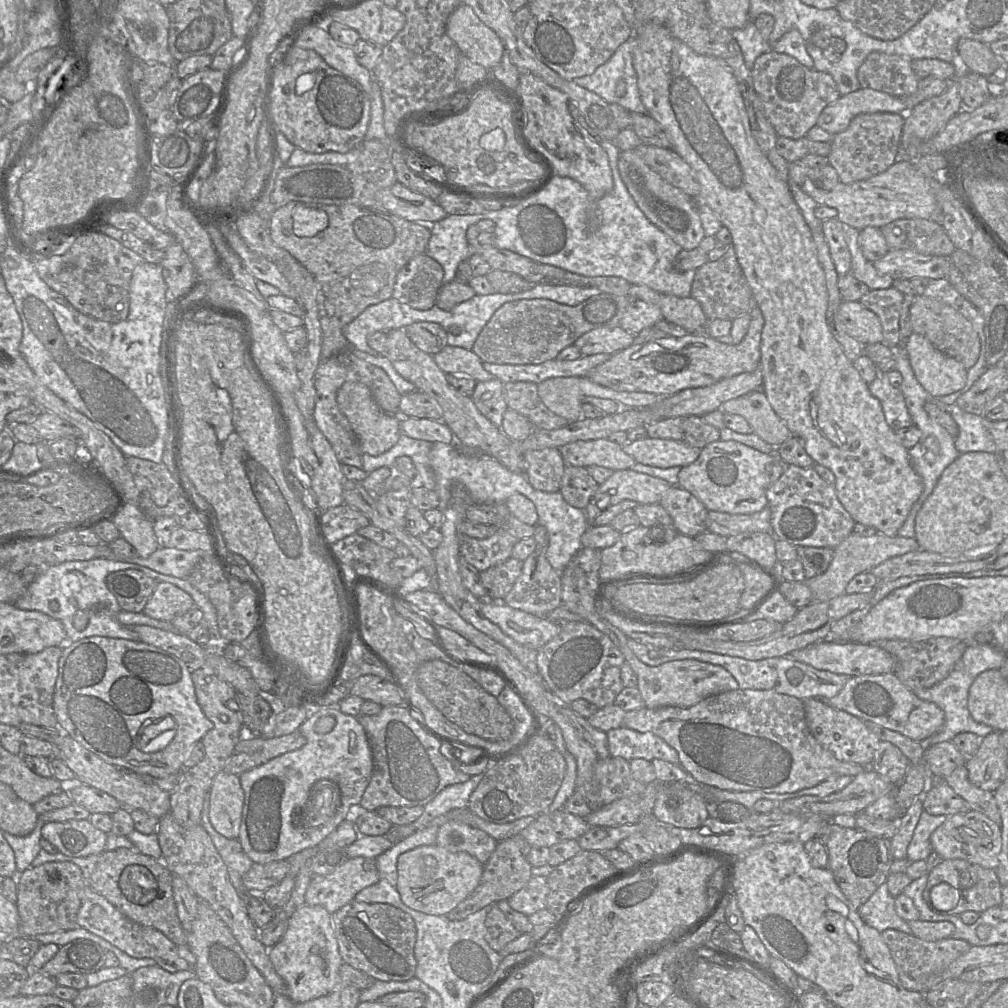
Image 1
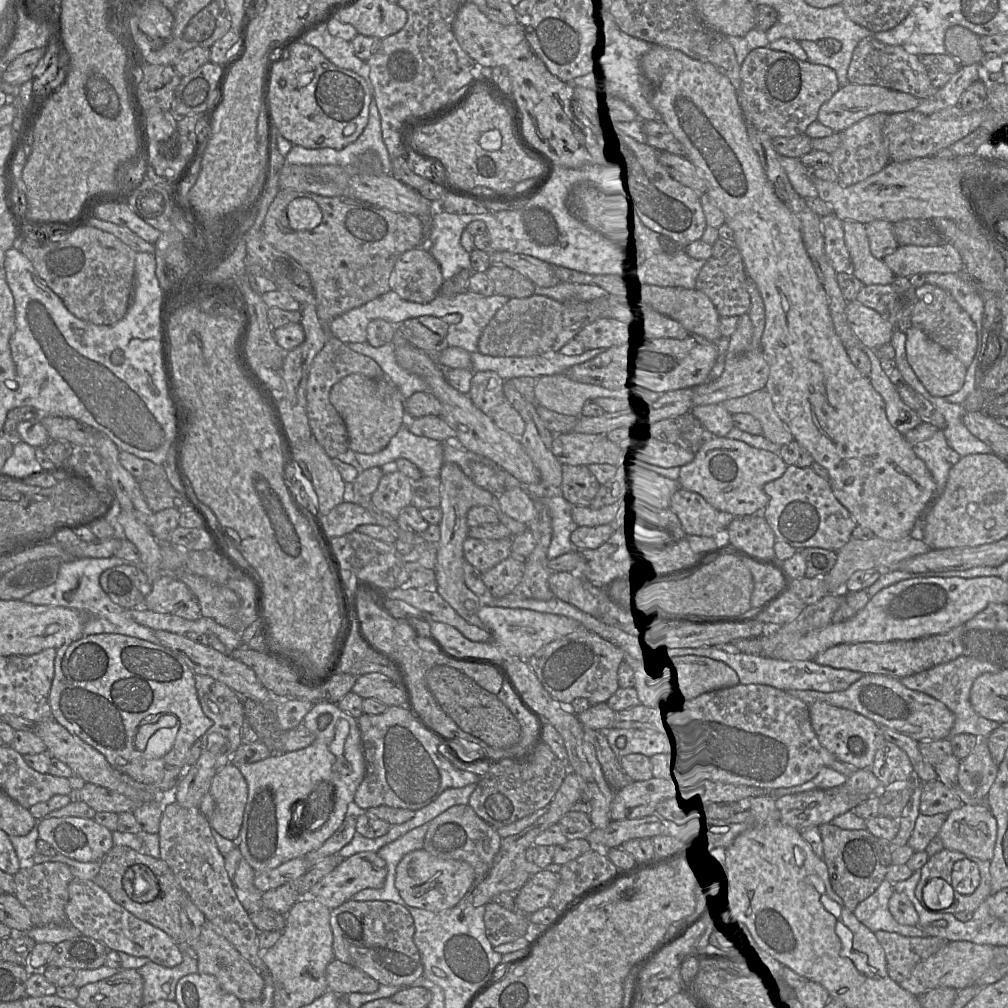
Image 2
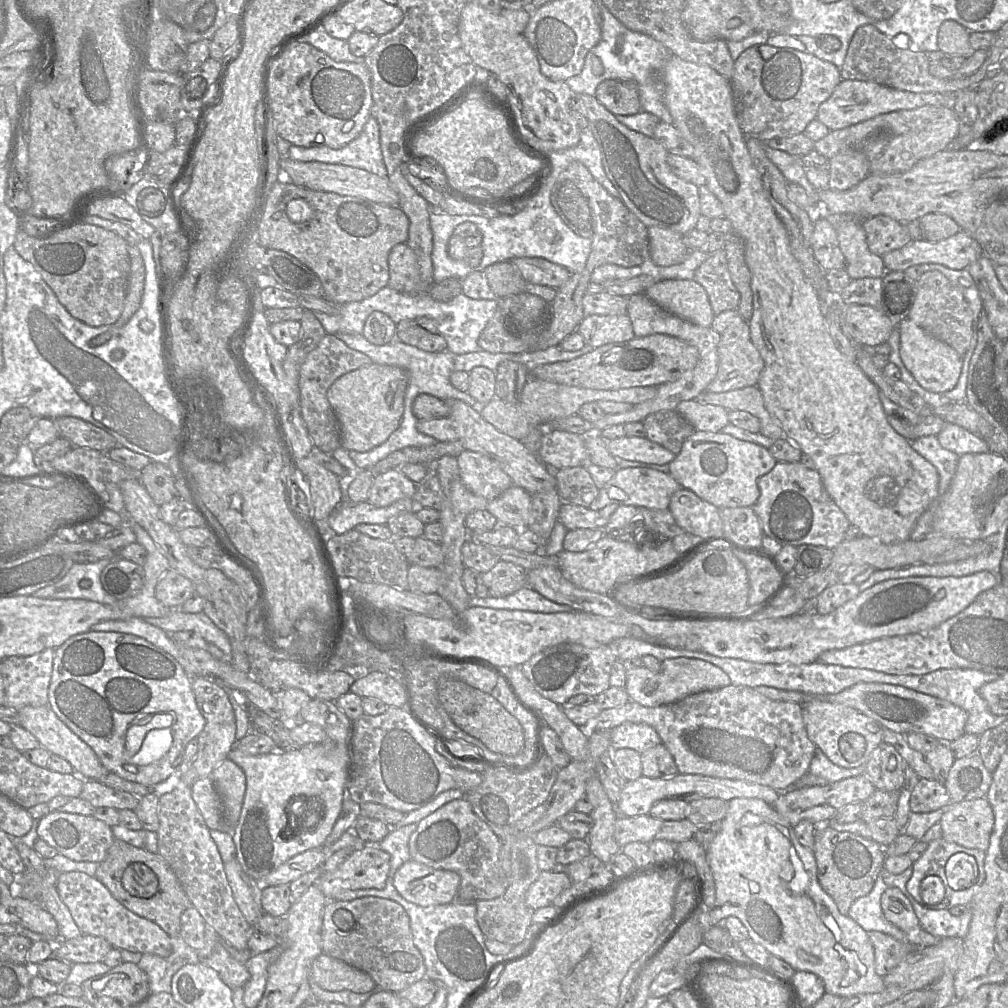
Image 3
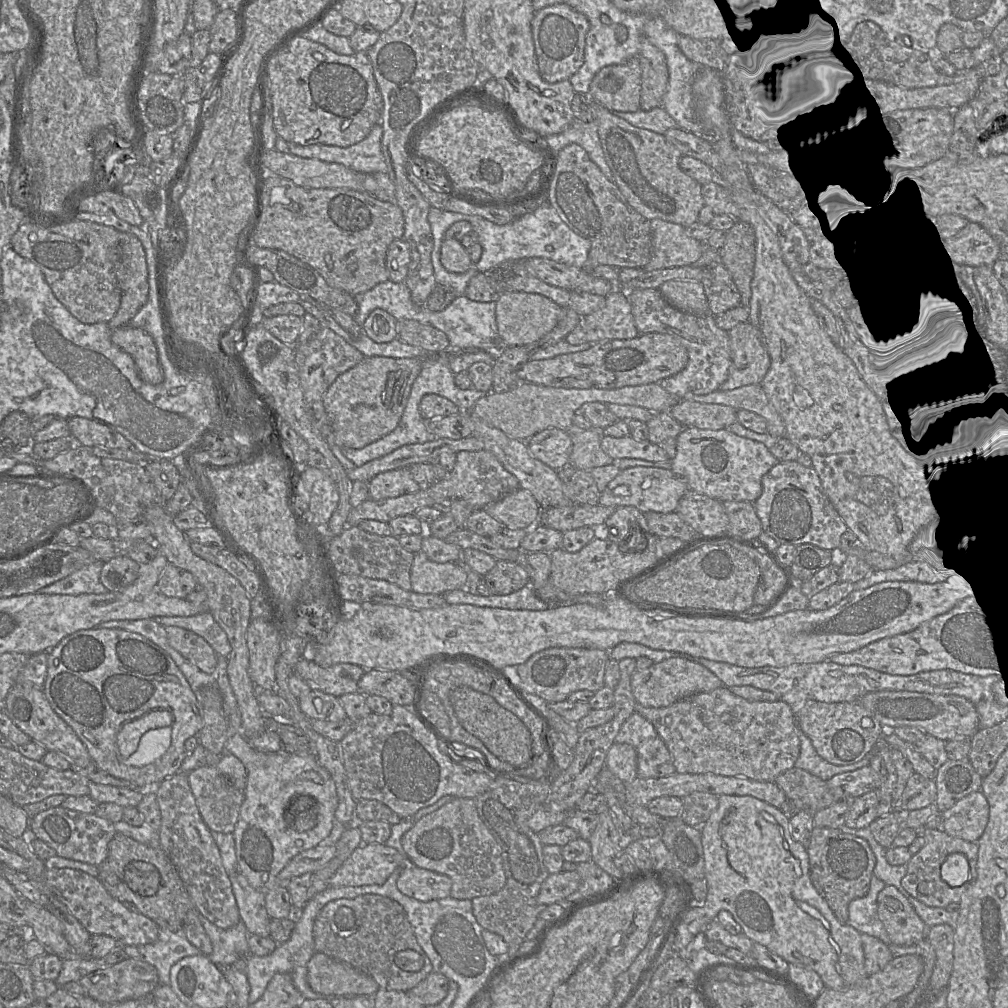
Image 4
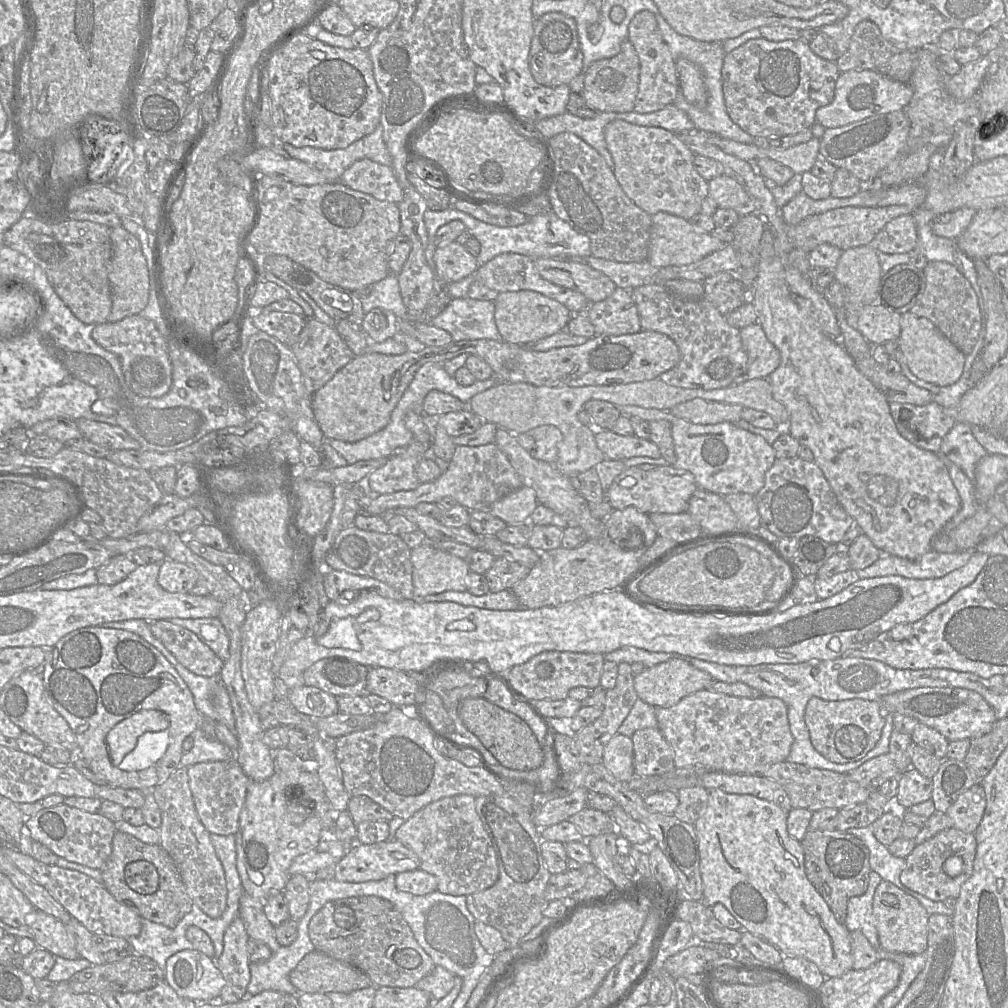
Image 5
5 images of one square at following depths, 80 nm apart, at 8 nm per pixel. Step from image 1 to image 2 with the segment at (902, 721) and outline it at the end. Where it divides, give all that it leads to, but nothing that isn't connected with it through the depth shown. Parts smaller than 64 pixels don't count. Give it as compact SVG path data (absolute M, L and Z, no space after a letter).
M864 674L858 681L840 692L824 693L812 690L787 691L807 705L826 702L832 706L857 712L878 725L887 726L918 742L949 739L955 722L954 714L939 700L905 687L898 678L886 675Z

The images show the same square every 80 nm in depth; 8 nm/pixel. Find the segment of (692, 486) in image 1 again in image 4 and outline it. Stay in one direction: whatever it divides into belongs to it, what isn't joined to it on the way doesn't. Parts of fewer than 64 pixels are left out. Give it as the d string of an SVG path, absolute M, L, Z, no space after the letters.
M685 426L677 437L676 455L670 460L672 472L684 480L688 489L710 498L754 503L762 493L762 477L777 458L763 443L739 436L727 428L720 430Z

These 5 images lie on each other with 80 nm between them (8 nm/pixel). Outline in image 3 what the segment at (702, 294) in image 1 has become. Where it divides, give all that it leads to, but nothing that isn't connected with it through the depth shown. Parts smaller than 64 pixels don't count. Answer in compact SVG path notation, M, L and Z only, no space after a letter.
M724 250L713 252L698 267L694 280L705 289L715 315L737 310L740 294L732 282Z

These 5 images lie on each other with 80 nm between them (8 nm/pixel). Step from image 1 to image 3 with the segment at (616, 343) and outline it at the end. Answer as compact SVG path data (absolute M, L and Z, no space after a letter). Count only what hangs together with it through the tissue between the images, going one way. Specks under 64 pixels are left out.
M628 314L622 315L588 315L585 316L577 331L583 336L585 344L594 348L609 343L627 342L637 338Z

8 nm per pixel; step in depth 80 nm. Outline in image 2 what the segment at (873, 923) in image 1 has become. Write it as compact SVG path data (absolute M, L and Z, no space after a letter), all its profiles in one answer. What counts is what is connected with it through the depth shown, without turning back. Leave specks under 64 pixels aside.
M886 879L877 890L853 911L855 917L872 932L887 931L906 937L927 937L918 926L899 924L889 911L889 899L895 892L892 884Z

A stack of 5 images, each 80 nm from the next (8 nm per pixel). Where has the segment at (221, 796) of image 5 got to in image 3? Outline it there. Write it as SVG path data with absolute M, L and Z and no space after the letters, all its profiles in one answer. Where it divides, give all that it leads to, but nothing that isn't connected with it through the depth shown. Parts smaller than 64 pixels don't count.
M211 777L197 780L191 786L191 792L192 798L208 828L211 830L228 831L223 816L222 801Z

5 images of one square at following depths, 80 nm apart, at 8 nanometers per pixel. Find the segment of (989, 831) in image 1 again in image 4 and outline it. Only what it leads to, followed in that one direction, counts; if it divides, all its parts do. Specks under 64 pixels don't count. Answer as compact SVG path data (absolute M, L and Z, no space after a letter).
M981 790L961 798L941 813L941 828L948 835L977 843L989 820L989 804Z

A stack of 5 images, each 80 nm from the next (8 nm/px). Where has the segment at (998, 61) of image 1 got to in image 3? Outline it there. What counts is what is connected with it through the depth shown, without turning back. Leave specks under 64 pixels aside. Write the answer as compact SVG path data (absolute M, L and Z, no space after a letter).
M946 20L938 31L938 50L968 58L975 51L969 43L969 36L970 31L963 25L954 20Z

